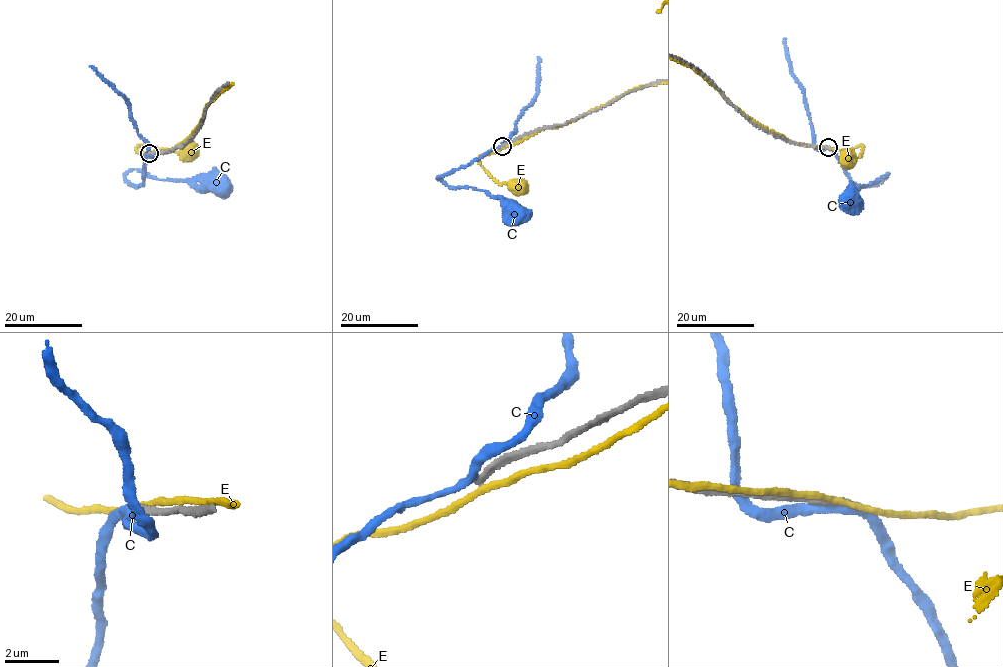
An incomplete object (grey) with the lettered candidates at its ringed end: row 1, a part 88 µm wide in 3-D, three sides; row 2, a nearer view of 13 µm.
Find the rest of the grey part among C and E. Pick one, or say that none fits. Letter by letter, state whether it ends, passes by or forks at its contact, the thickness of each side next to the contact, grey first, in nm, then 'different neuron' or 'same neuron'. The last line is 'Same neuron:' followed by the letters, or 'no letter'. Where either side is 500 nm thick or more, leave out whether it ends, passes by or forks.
C: it passes by; 240 nm thick on the grey side, 320 nm on the other; different neuron
E: it passes by; 240 nm thick on the grey side, 220 nm on the other; different neuron
Same neuron: no letter

